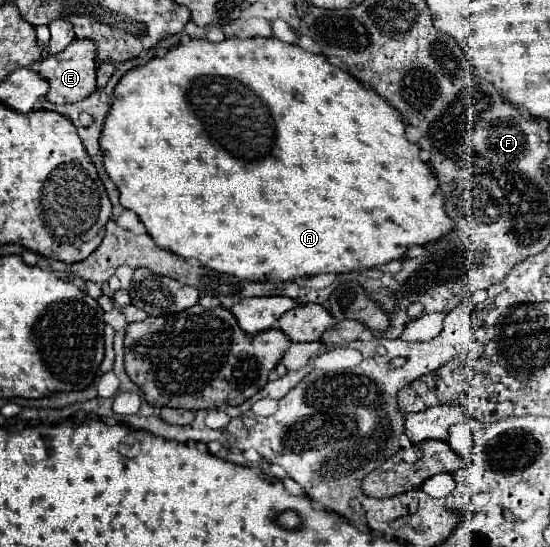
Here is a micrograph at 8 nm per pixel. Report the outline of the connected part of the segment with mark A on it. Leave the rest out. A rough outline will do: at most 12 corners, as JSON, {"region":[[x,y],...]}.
{"region":[[278,38],[190,40],[100,148],[154,242],[244,280],[456,224],[398,110]]}

